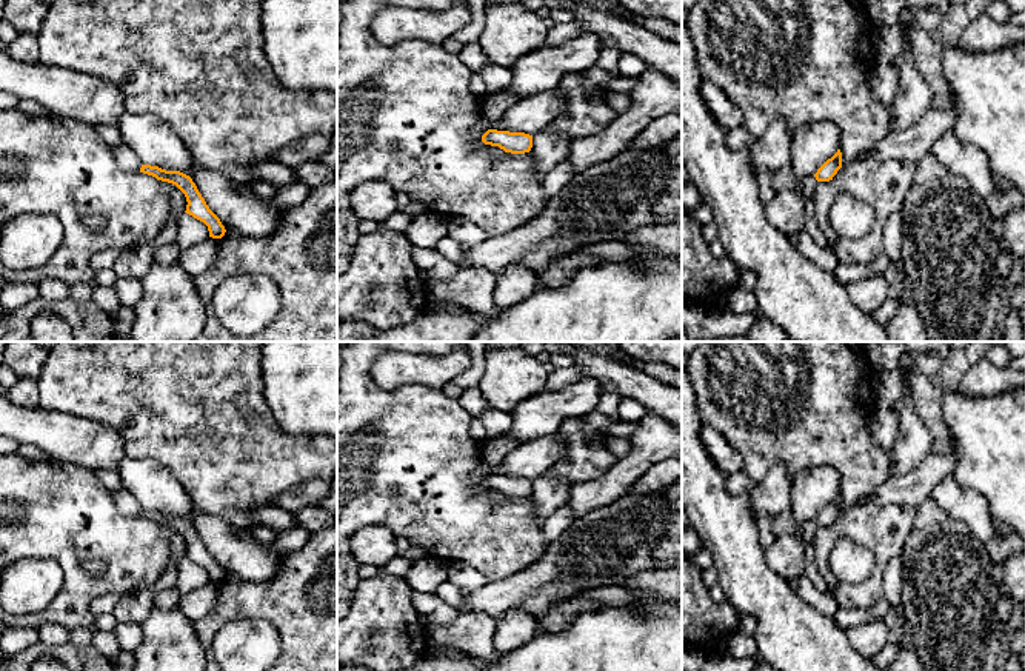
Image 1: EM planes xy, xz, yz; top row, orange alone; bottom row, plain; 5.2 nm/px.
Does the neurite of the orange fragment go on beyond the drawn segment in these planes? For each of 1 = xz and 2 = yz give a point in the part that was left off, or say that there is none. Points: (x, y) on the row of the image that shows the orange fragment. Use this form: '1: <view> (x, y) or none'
1: none
2: none

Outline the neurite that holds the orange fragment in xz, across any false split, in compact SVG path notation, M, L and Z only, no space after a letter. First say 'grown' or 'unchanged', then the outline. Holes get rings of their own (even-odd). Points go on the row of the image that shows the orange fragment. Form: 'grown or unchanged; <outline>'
unchanged; M488 129L482 135L482 142L485 145L499 146L505 152L511 154L525 154L533 148L533 135L525 132Z

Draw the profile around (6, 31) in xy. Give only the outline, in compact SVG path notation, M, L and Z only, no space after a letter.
M0 0L0 42L9 45L18 32L5 18L5 5L6 0Z

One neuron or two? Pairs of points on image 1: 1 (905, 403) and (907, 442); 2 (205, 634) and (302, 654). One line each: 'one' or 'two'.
1: one
2: one

